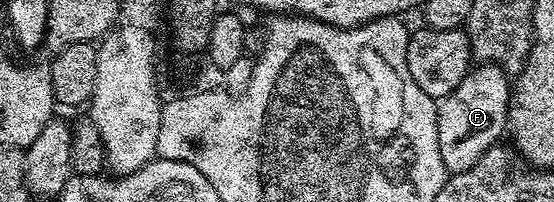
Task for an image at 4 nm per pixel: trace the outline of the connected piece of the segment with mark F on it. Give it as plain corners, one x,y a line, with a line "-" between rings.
477,63
451,95
440,98
437,107
439,155
443,155
446,174
462,173
475,167
481,156
502,140
509,119
510,96
510,74
504,73
498,65

